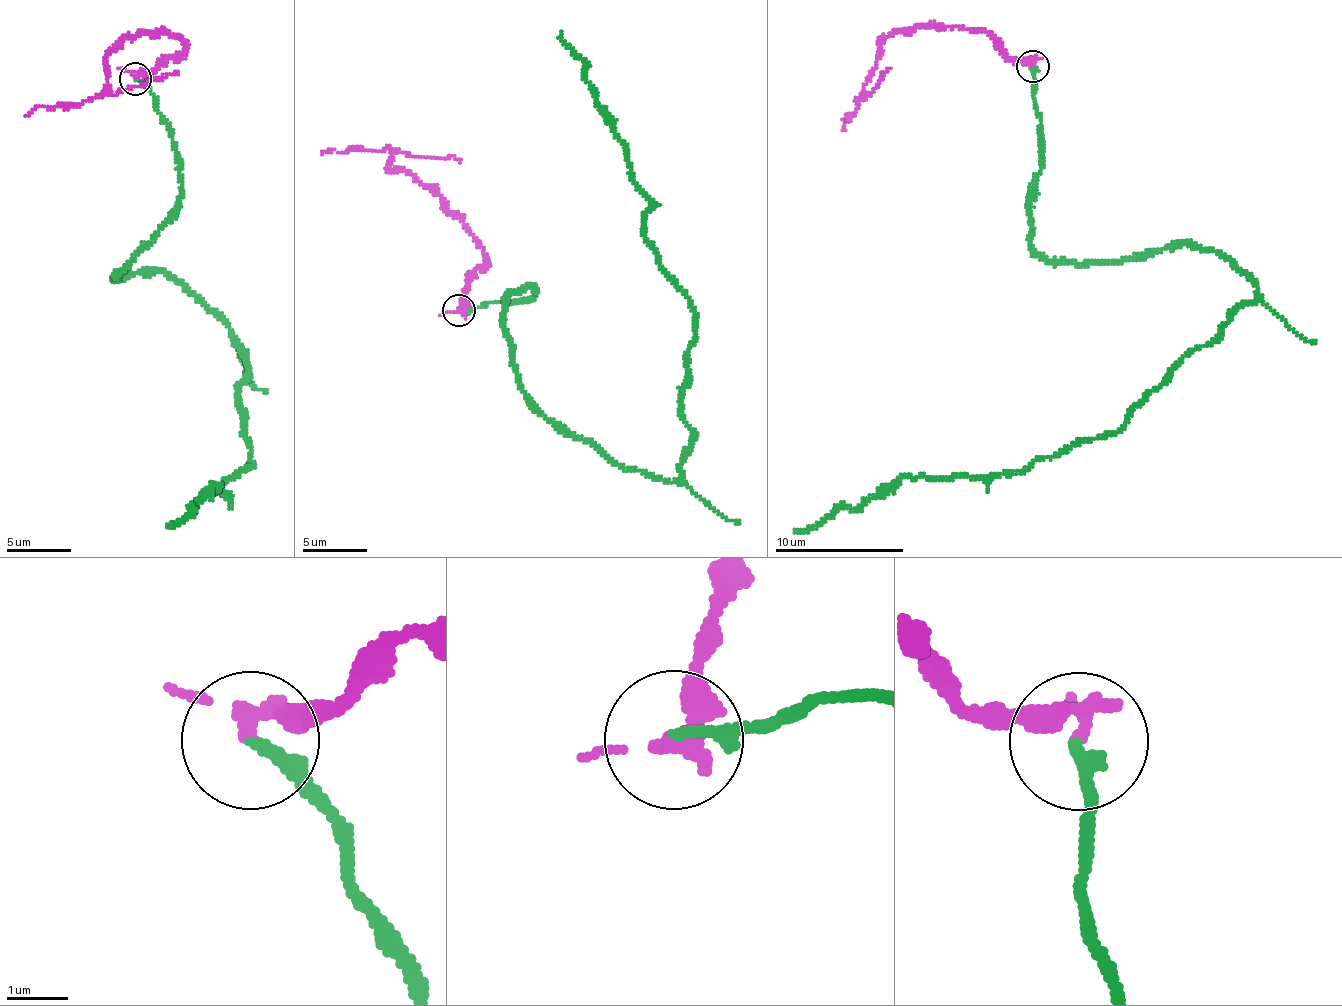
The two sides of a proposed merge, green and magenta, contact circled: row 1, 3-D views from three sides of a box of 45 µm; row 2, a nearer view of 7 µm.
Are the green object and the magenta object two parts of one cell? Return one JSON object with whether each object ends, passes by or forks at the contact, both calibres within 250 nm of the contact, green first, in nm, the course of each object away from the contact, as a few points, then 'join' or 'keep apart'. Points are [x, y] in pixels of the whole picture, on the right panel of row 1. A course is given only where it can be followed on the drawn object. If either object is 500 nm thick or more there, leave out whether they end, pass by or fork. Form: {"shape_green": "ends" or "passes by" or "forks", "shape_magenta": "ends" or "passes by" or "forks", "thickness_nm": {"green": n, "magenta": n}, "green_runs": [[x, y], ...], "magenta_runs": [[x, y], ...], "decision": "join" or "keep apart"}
{"shape_green": "ends", "shape_magenta": "passes by", "thickness_nm": {"green": 200, "magenta": 190}, "green_runs": [[1033, 65], [1029, 239], [1049, 260], [1188, 243], [1255, 298], [1115, 432], [1013, 474], [897, 477], [794, 533]], "magenta_runs": [[1033, 65], [1008, 60], [994, 35], [907, 28], [882, 40], [855, 112], [842, 119], [845, 130]], "decision": "keep apart"}

